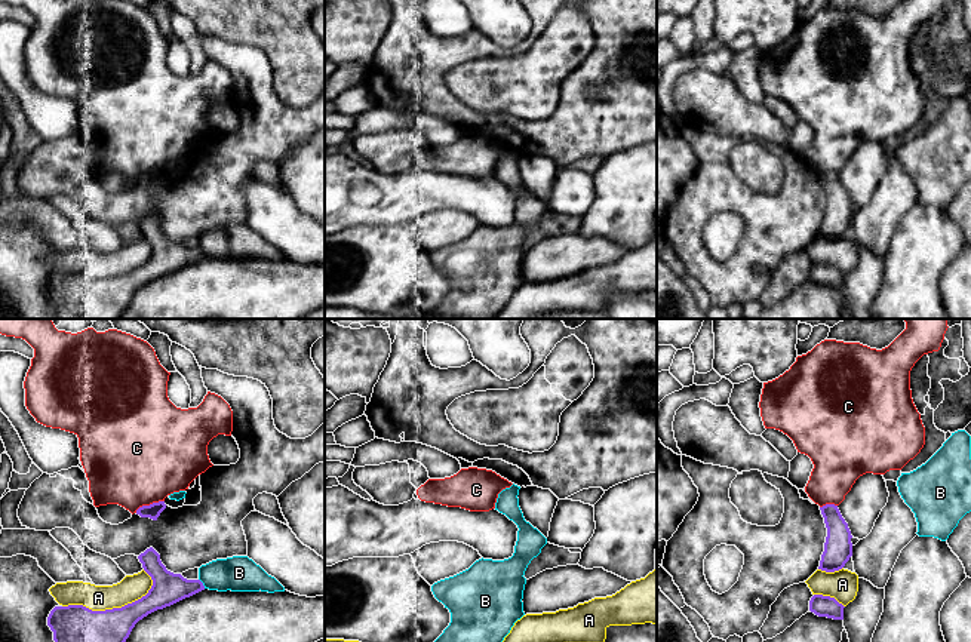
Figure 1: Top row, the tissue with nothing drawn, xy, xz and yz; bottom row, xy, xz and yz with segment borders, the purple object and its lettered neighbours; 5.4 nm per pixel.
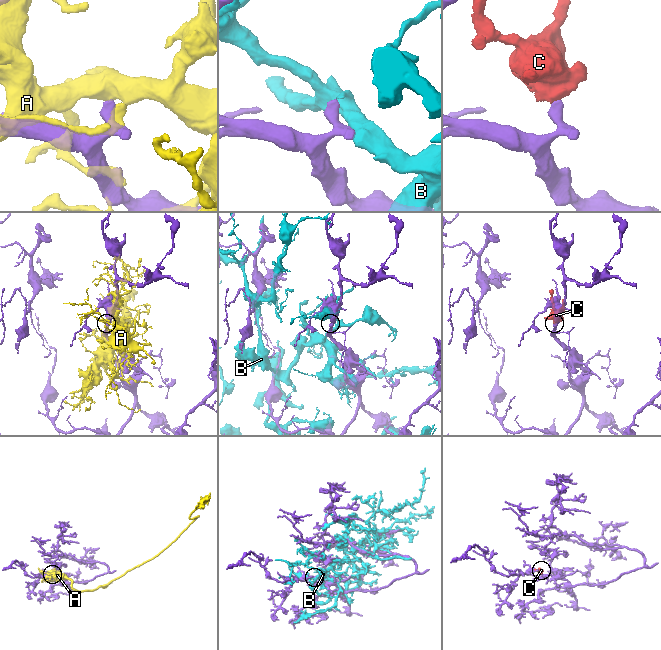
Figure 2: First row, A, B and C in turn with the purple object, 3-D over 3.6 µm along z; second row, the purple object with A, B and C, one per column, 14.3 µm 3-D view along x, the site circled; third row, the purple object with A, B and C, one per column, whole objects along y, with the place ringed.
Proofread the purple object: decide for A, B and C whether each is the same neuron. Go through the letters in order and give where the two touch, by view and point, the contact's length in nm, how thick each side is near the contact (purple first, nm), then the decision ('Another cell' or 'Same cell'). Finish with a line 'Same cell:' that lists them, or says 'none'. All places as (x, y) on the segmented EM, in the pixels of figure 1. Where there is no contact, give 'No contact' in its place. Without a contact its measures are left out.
A: Touches purple at xy (110, 610). Shared border 500 nm. Thickness 200 nm (purple) against 140 nm. Another cell
B: Touches purple at xy (202, 583). Shared border 70 nm. Thickness 170 nm (purple) against 190 nm. Another cell
C: Touches purple at xy (150, 504). Shared border 170 nm. Thickness 80 nm (purple) against 500 nm. Another cell
Same cell: none

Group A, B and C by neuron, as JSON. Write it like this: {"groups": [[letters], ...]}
{"groups": [["A"], ["B"], ["C"]]}

